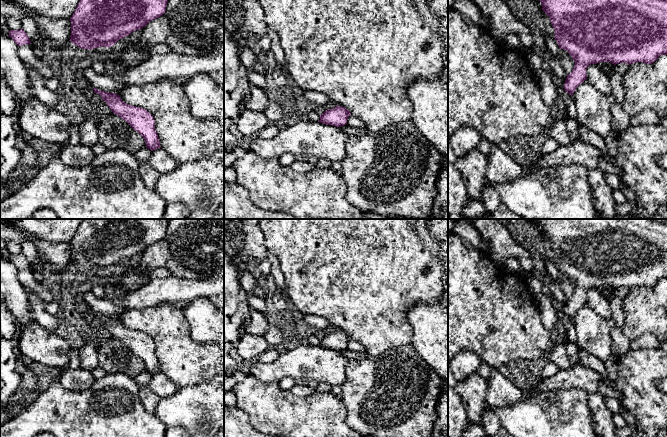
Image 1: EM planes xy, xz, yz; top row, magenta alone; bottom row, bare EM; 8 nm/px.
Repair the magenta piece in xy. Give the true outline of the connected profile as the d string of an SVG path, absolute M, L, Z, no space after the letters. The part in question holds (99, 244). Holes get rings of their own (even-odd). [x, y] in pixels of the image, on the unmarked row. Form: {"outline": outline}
{"outline": "M82 219L70 242L70 265L82 273L111 271L161 241L169 220Z"}

